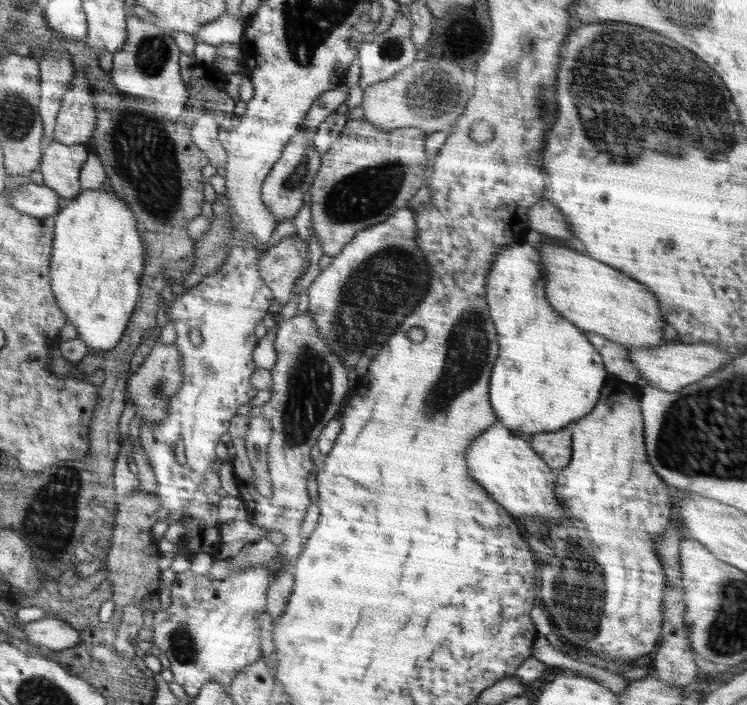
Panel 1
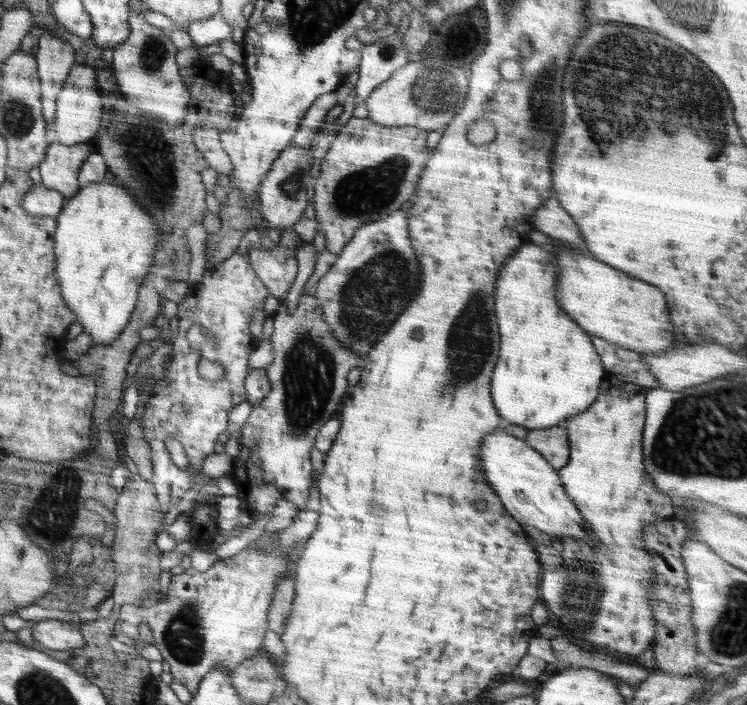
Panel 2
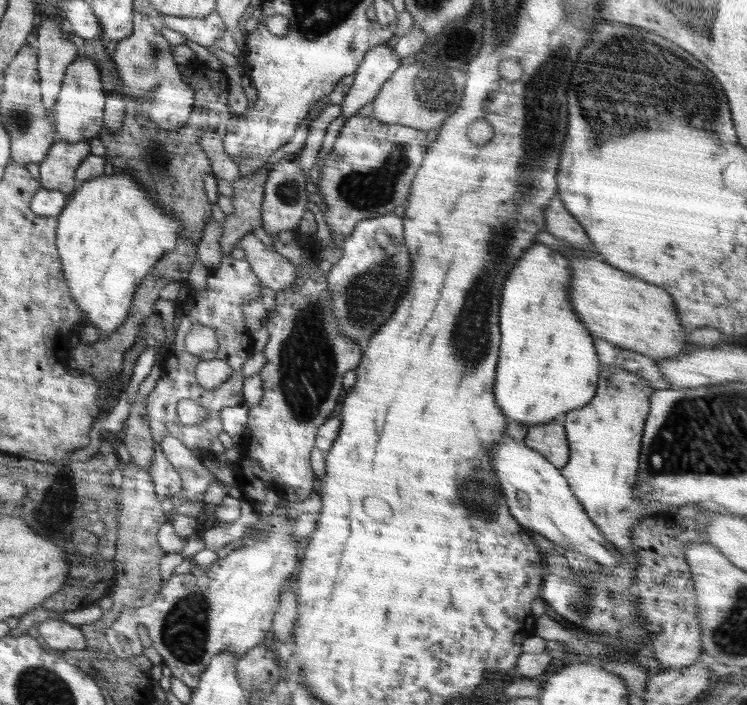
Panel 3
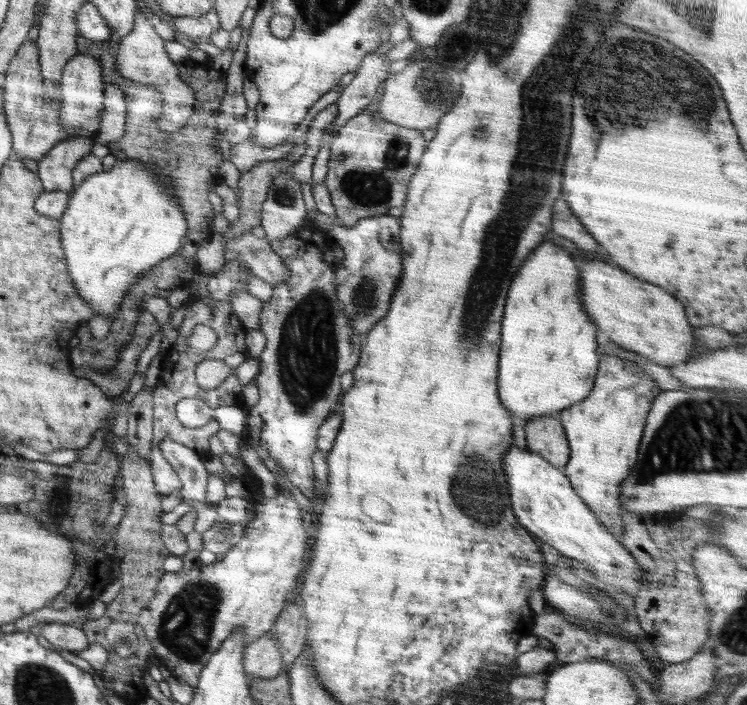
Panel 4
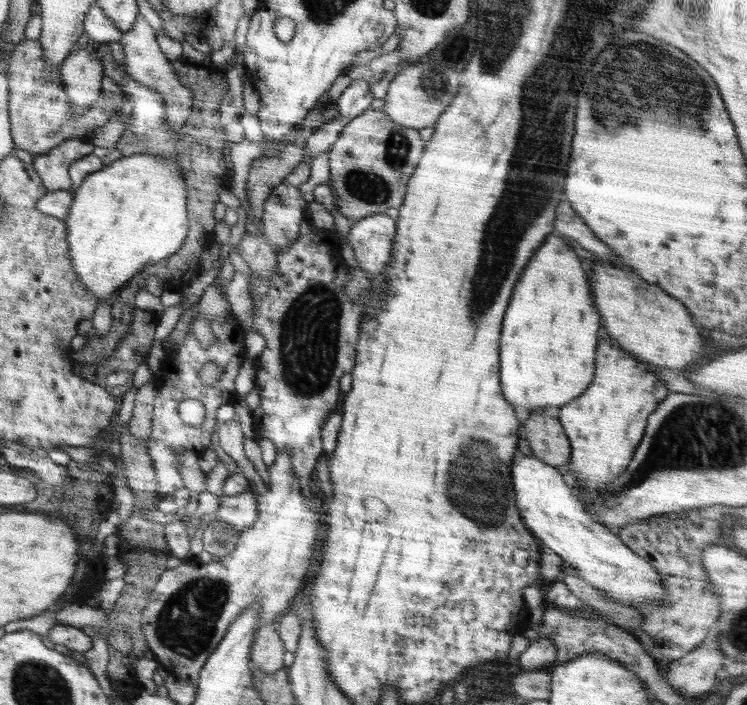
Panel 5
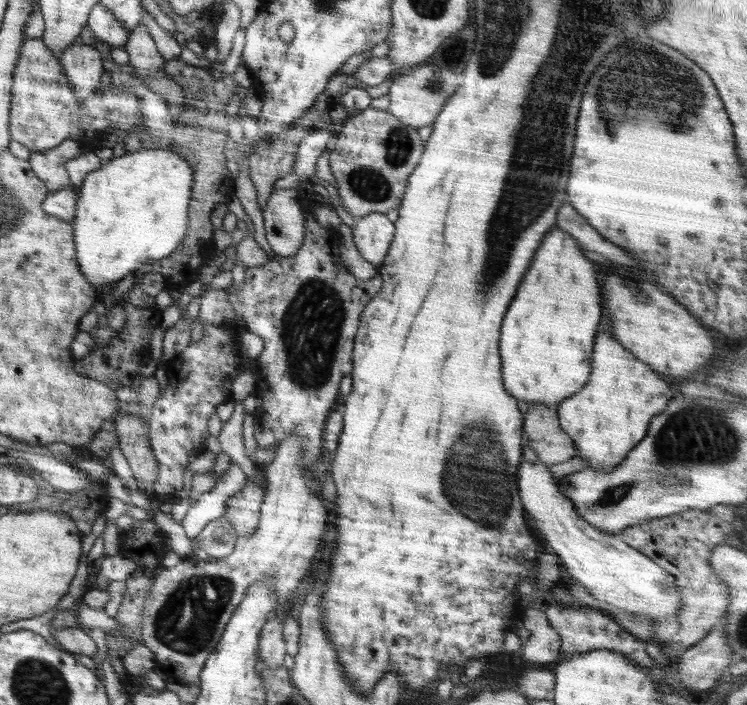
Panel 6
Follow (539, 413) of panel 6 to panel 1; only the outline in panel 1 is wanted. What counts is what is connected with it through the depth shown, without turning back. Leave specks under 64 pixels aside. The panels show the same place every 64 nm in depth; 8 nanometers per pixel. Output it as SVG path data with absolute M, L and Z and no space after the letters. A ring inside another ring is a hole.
M568 426L554 432L541 432L531 436L531 447L553 470L563 469L571 459L572 439Z

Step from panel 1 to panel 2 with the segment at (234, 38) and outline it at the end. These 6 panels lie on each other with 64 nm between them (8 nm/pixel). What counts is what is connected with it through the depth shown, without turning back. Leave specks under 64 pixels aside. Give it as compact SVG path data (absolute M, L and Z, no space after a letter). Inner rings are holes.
M214 14L208 20L196 20L188 28L181 29L187 32L192 41L197 46L208 46L209 44L218 44L222 40L232 40L232 27L222 19L222 16Z

